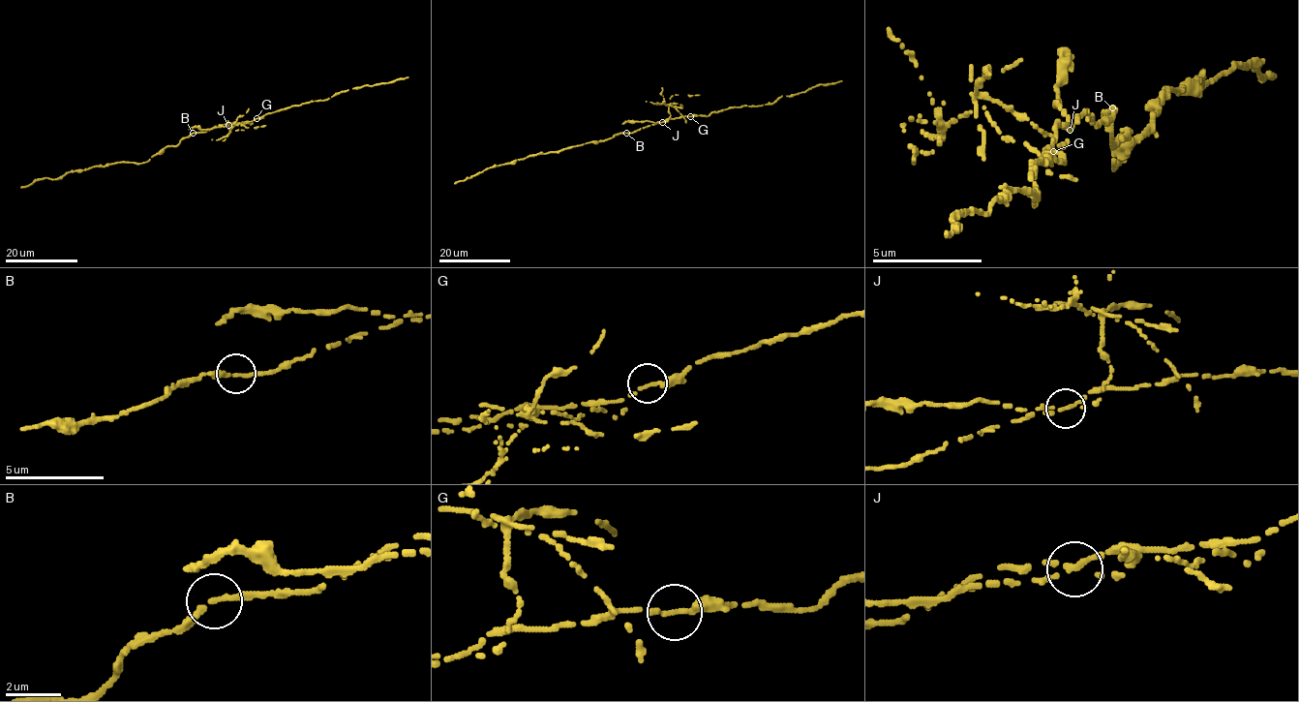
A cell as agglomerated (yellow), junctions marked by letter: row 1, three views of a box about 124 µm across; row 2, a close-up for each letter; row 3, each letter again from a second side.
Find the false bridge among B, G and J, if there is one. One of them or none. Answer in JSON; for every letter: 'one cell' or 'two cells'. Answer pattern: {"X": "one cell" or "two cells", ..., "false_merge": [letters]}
{"B": "one cell", "G": "one cell", "J": "two cells", "false_merge": ["J"]}

